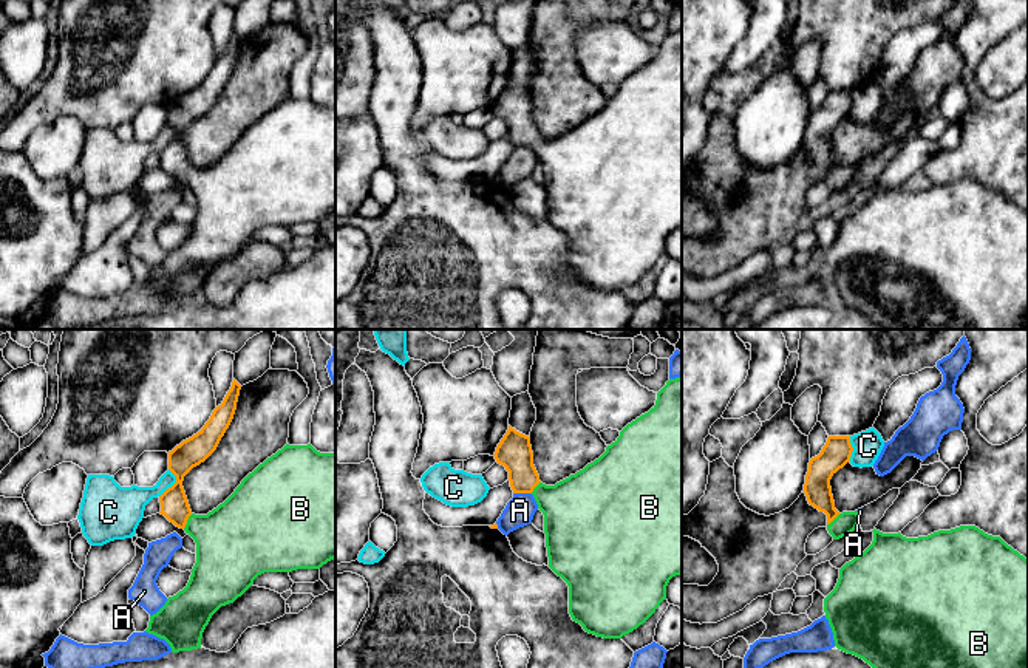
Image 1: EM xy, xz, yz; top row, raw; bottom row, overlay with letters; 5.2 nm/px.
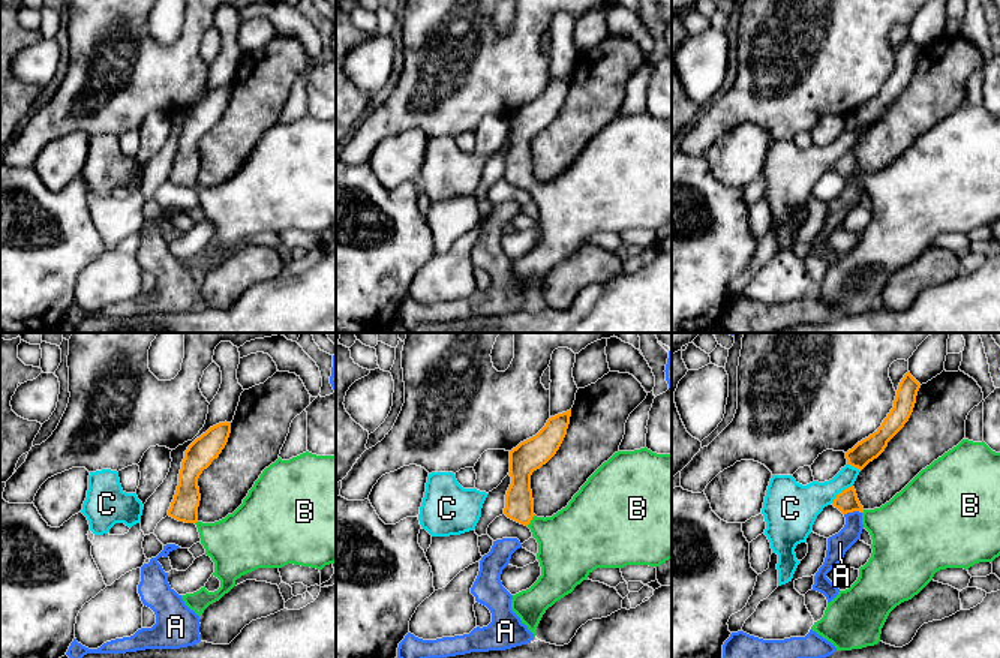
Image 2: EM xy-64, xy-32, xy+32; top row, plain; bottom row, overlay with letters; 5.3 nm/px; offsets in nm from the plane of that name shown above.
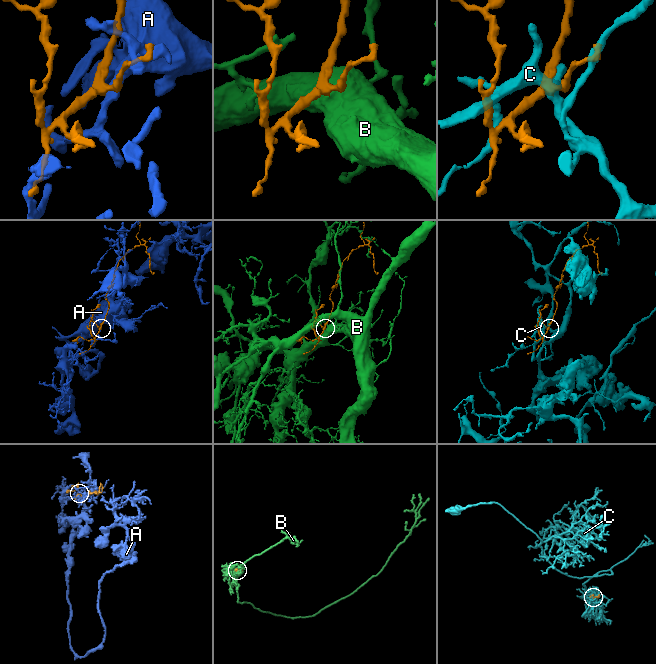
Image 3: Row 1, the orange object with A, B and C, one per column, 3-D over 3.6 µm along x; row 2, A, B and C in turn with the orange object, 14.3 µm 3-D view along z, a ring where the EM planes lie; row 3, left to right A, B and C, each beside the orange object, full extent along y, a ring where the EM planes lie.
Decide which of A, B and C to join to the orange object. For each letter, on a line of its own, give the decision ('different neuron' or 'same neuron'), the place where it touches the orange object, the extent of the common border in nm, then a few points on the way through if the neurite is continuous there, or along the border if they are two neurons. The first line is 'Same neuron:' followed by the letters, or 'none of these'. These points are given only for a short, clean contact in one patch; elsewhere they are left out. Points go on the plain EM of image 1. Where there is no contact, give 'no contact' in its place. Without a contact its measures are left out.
Same neuron: B
A: different neuron; meets orange in xz at (523, 146); contact 100 nm long
B: same neuron; meets orange in xy at (186, 175); contact 90 nm long; runs through xy (175, 161), (186, 175), (220, 190), (231, 192)
C: different neuron; meets orange in xy at (175, 136); contact 160 nm long

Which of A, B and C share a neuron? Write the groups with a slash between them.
A / B / C

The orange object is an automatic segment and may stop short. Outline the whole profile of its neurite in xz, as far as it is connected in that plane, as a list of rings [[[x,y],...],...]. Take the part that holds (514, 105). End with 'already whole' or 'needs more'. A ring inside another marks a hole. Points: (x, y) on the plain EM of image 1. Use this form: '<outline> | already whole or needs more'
[[[682,29],[669,32],[655,59],[628,77],[598,113],[555,139],[540,135],[530,91],[510,79],[493,110],[509,125],[513,147],[532,147],[544,169],[549,221],[569,240],[572,274],[603,292],[621,292],[643,278],[666,254],[669,233],[682,227]]] | needs more

